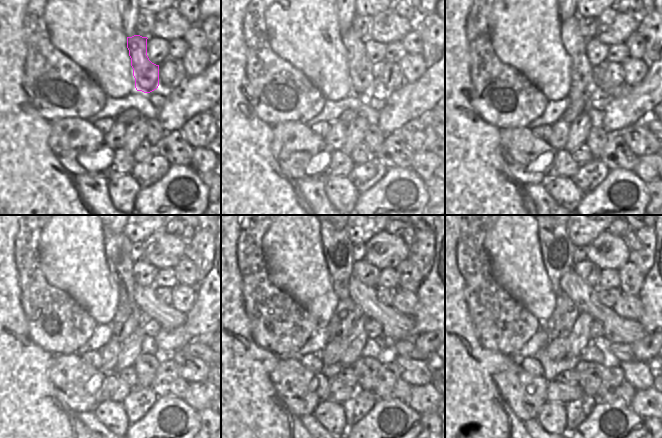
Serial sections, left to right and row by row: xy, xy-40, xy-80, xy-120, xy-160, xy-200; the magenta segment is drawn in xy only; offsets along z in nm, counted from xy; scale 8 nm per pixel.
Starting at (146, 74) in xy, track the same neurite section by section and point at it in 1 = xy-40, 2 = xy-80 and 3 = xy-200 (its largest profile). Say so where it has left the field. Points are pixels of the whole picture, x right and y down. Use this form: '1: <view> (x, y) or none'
1: xy-40 (362, 73)
2: xy-80 (574, 44)
3: xy-200 (557, 249)

